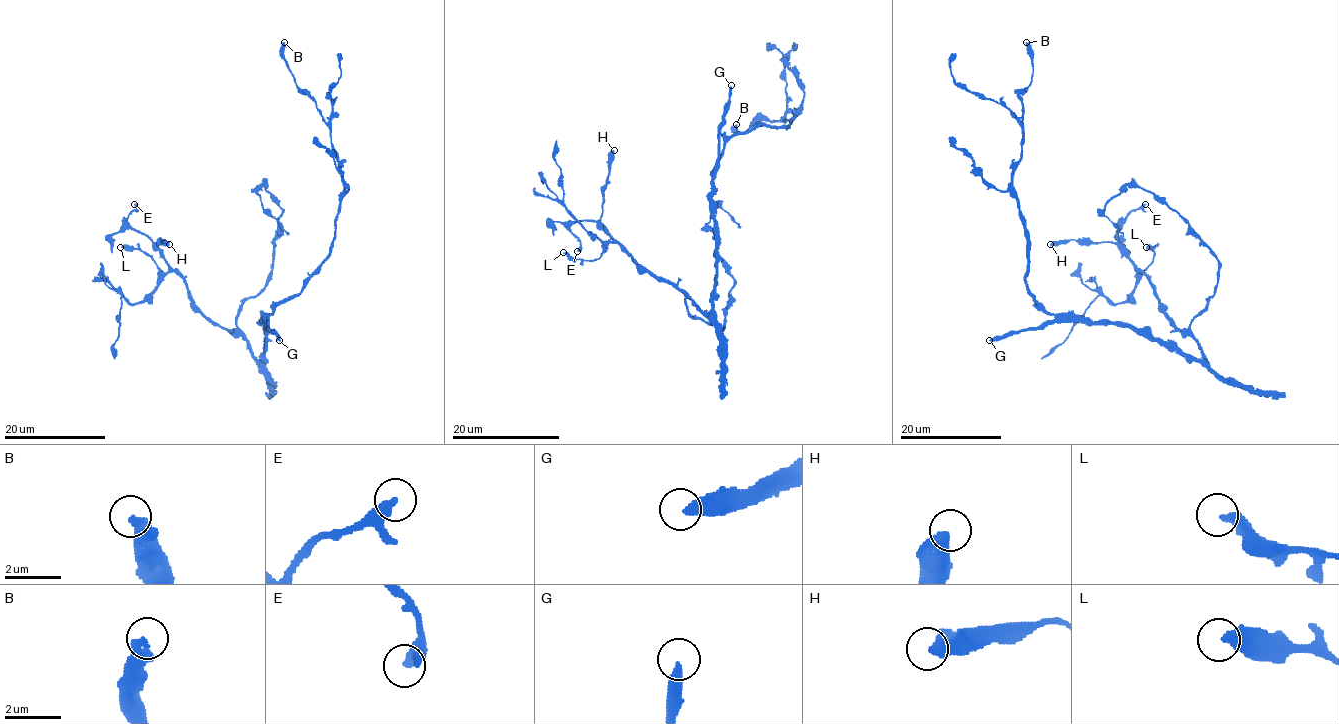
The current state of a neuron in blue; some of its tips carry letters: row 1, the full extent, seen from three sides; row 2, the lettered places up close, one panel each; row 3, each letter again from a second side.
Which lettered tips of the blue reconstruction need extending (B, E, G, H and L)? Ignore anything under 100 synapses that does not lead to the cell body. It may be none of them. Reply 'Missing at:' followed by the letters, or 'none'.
Missing at: G

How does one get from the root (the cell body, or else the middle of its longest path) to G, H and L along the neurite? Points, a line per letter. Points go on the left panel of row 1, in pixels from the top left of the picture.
G: (264, 326), (263, 321), (279, 340)
H: (264, 326), (258, 359), (244, 338), (194, 303), (156, 246), (162, 239), (169, 244)
L: (264, 326), (265, 347), (258, 359), (244, 338), (200, 310), (179, 275), (162, 274), (141, 251), (120, 247)

